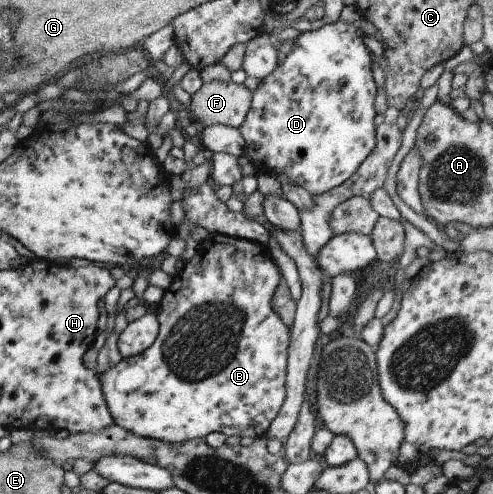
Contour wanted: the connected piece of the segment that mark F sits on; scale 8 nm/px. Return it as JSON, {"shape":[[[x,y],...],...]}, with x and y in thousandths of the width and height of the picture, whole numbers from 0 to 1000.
{"shape":[[[428,162],[410,168],[410,174],[398,188],[385,192],[381,227],[389,229],[400,253],[418,257],[434,251],[446,251],[481,261],[491,253],[499,227],[507,217],[509,184],[495,170],[475,168],[471,162],[444,164]]]}

